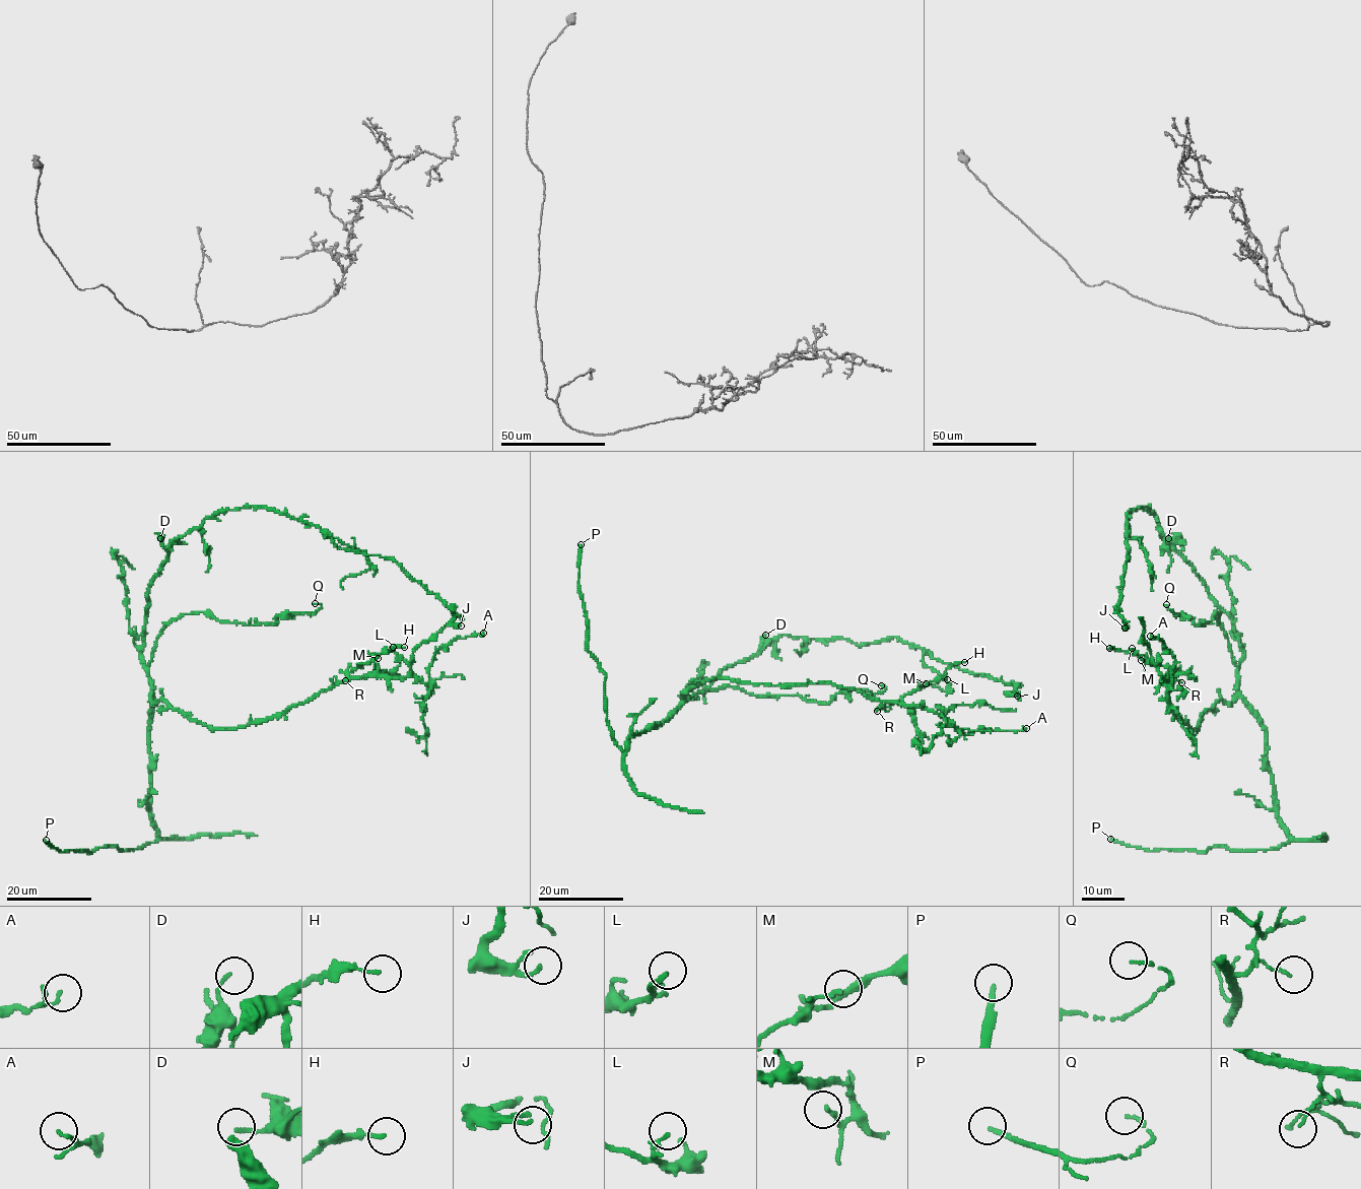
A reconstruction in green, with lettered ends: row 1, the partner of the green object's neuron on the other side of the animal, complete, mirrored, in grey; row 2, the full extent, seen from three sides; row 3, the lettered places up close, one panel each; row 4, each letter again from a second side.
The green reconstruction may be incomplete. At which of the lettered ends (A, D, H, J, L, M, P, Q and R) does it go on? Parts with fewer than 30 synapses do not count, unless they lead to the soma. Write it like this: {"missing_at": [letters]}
{"missing_at": ["P"]}

